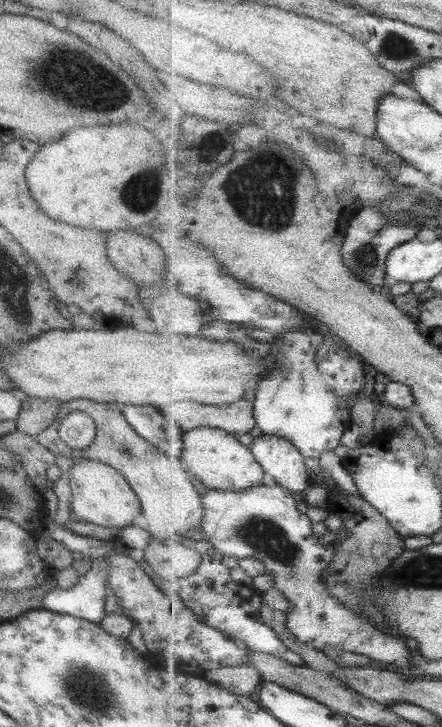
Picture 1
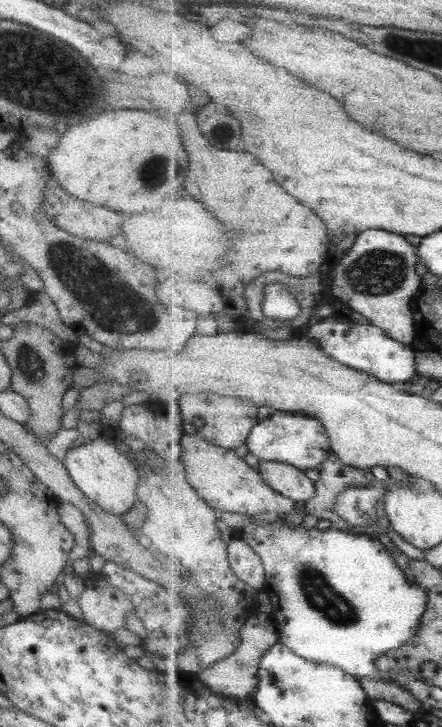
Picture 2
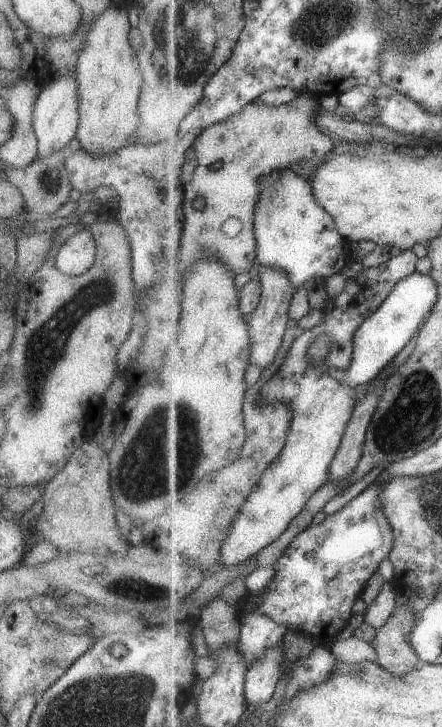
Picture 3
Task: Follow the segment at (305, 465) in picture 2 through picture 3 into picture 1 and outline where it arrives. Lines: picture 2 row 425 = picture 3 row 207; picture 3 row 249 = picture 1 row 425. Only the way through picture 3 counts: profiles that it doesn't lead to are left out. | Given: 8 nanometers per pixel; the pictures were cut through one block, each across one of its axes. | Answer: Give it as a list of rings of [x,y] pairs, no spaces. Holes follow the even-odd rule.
[[[326,331],[286,332],[277,336],[275,344],[281,339],[284,343],[280,355],[273,358],[274,370],[271,375],[258,381],[255,388],[254,416],[261,434],[273,434],[287,438],[293,446],[301,451],[305,458],[318,458],[323,452],[331,452],[341,446],[341,436],[352,422],[351,409],[341,409],[340,402],[349,393],[363,391],[365,374],[362,359],[352,352],[343,342]]]

